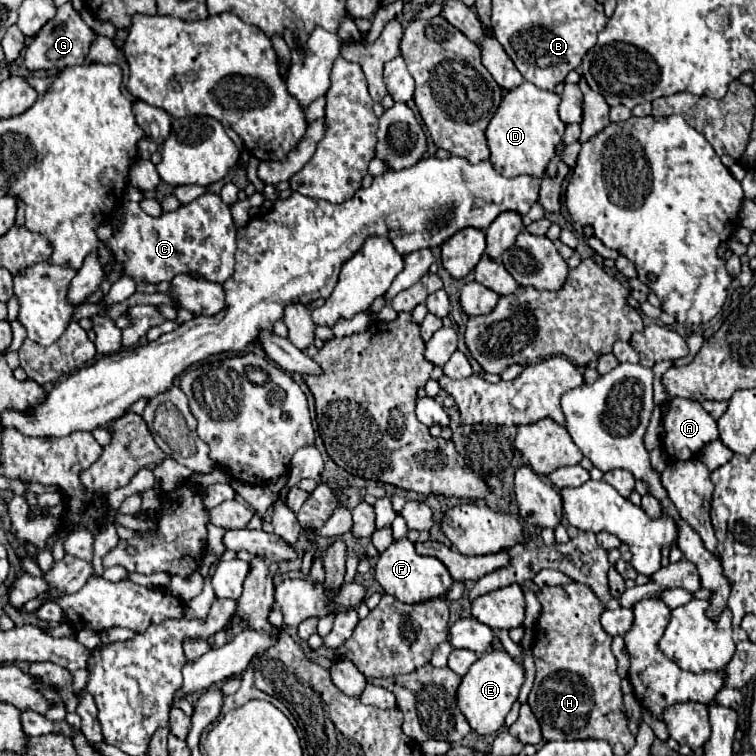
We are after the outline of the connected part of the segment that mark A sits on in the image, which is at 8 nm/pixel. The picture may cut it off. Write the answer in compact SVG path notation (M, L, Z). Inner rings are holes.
M673 398L665 406L663 414L663 428L665 428L665 438L663 438L663 448L669 460L691 460L699 456L699 450L719 438L717 430L717 420L711 418L711 414L705 412L705 408L695 402L695 400L685 400L685 398Z

